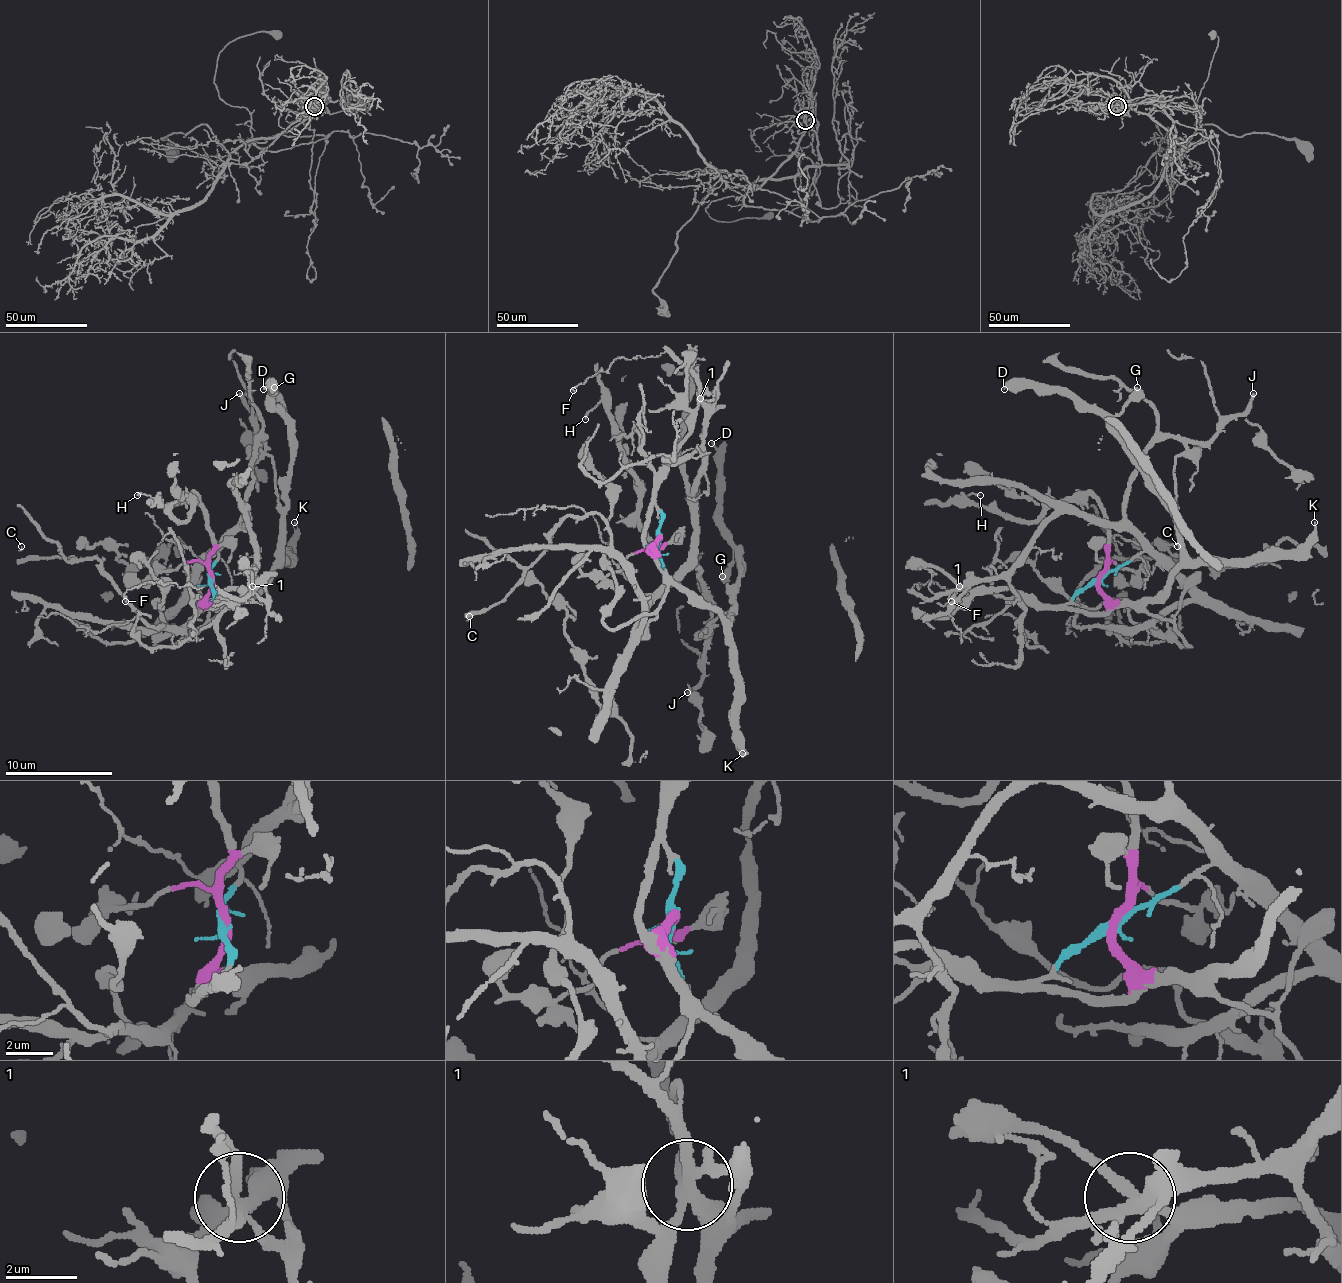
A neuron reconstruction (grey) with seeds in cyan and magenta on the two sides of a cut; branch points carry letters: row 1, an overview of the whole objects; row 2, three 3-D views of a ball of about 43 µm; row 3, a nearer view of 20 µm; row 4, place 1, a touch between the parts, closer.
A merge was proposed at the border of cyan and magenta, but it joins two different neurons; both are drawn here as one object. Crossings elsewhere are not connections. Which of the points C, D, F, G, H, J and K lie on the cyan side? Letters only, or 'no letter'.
C, F, J

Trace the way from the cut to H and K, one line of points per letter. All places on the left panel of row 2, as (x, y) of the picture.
H: (209, 578), (212, 548), (209, 513), (190, 494), (190, 513), (179, 521), (150, 497), (136, 494)
K: (209, 578), (212, 588), (206, 599), (244, 602), (287, 559), (287, 545), (298, 529), (295, 521)

